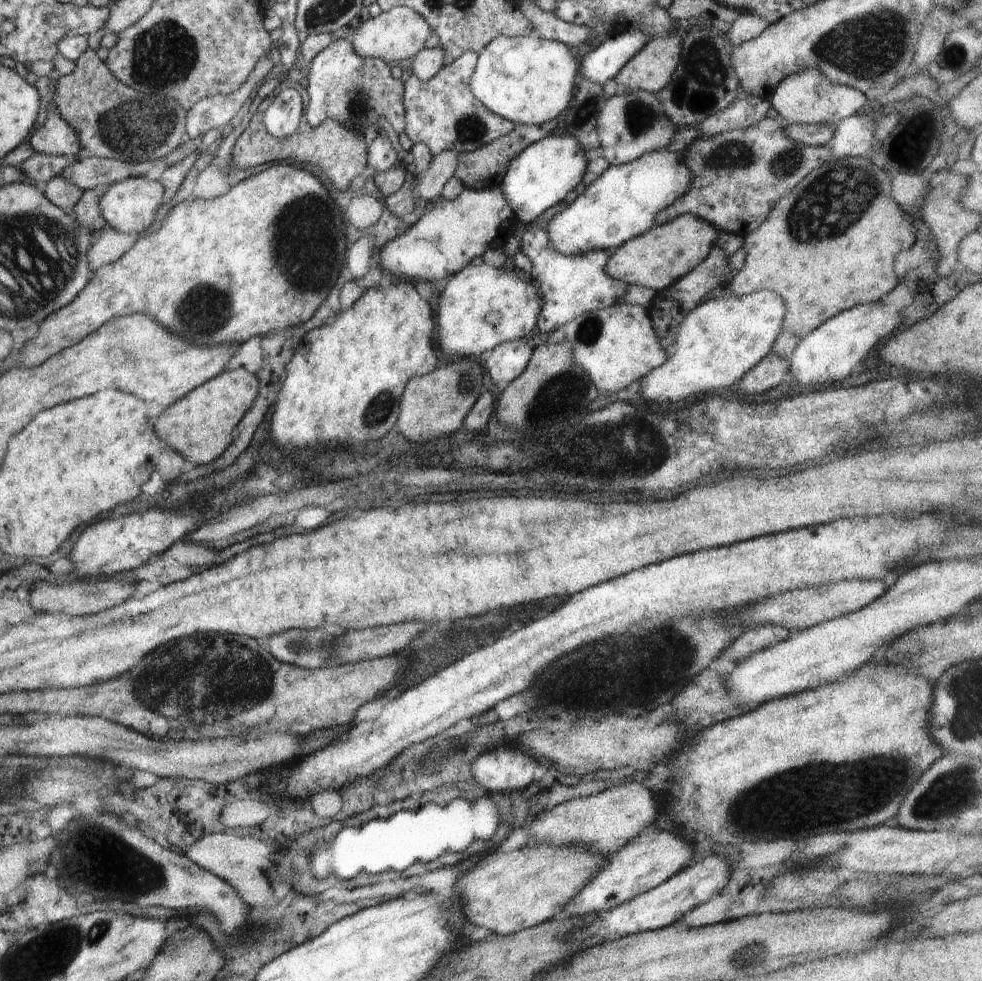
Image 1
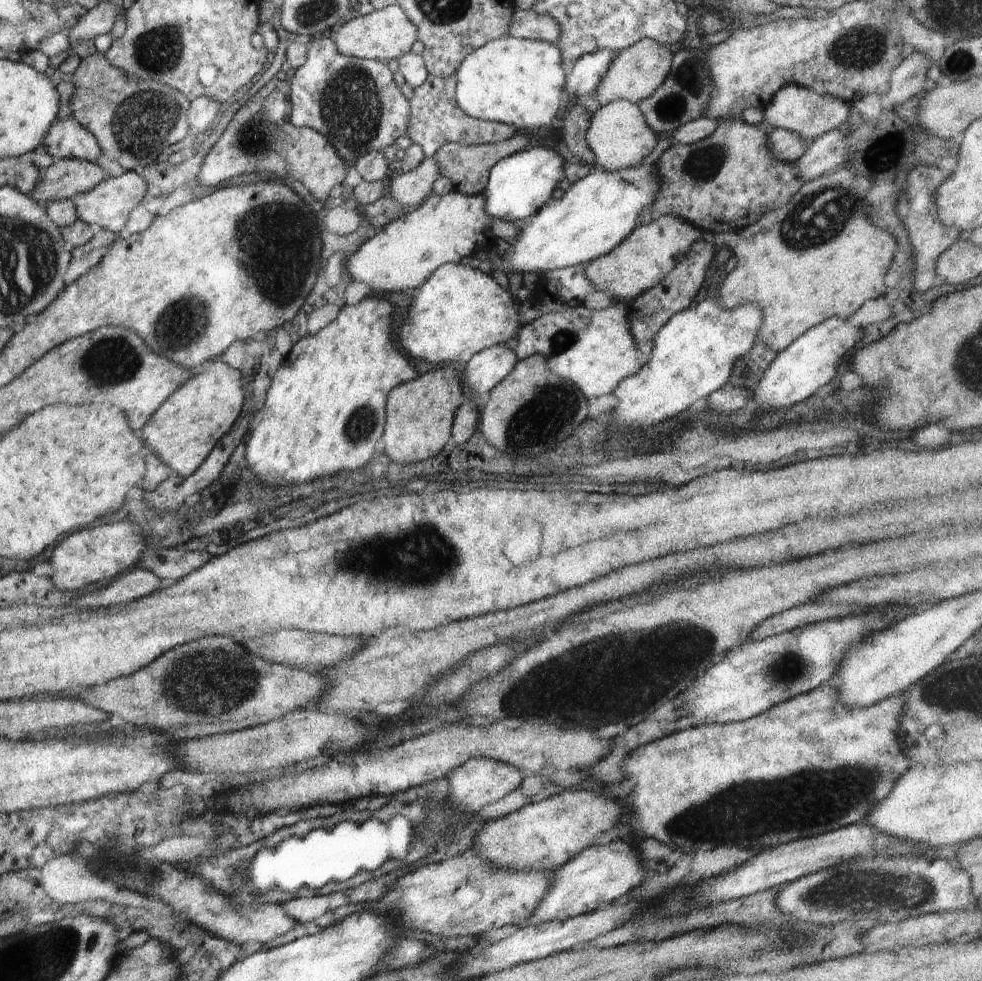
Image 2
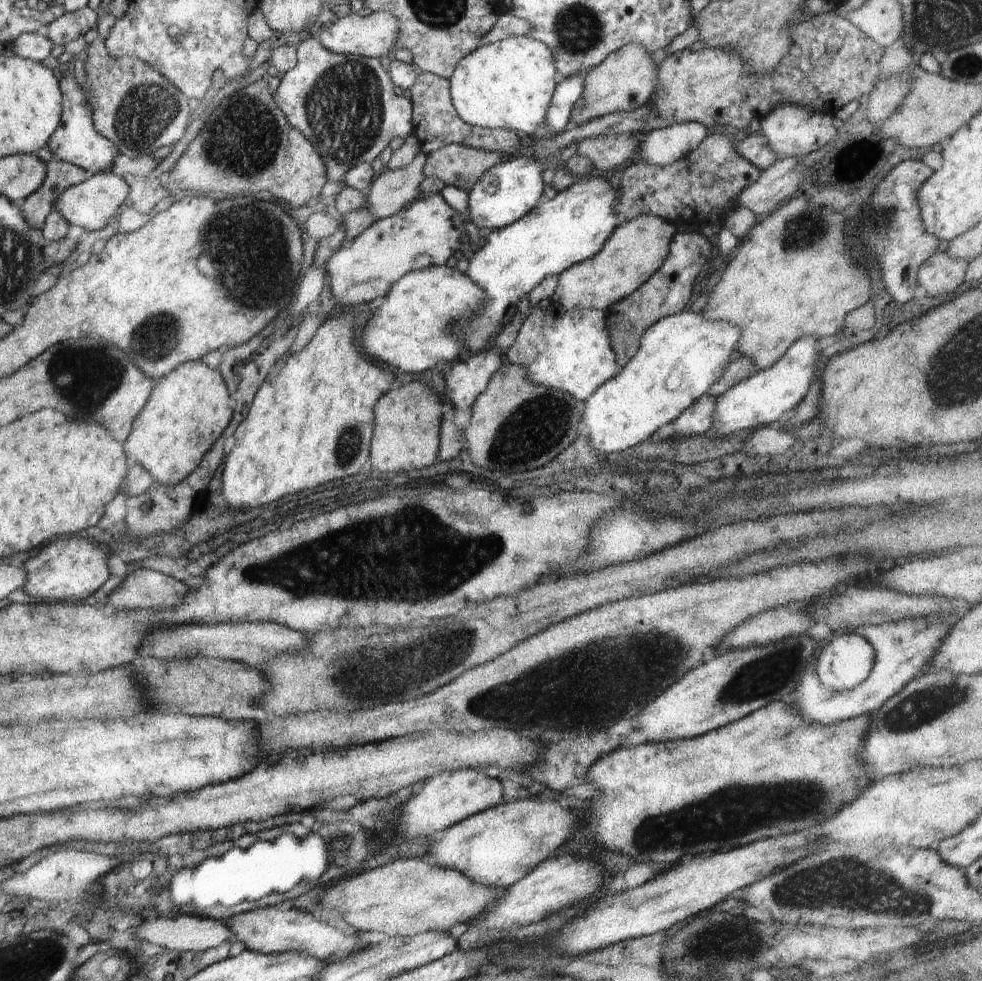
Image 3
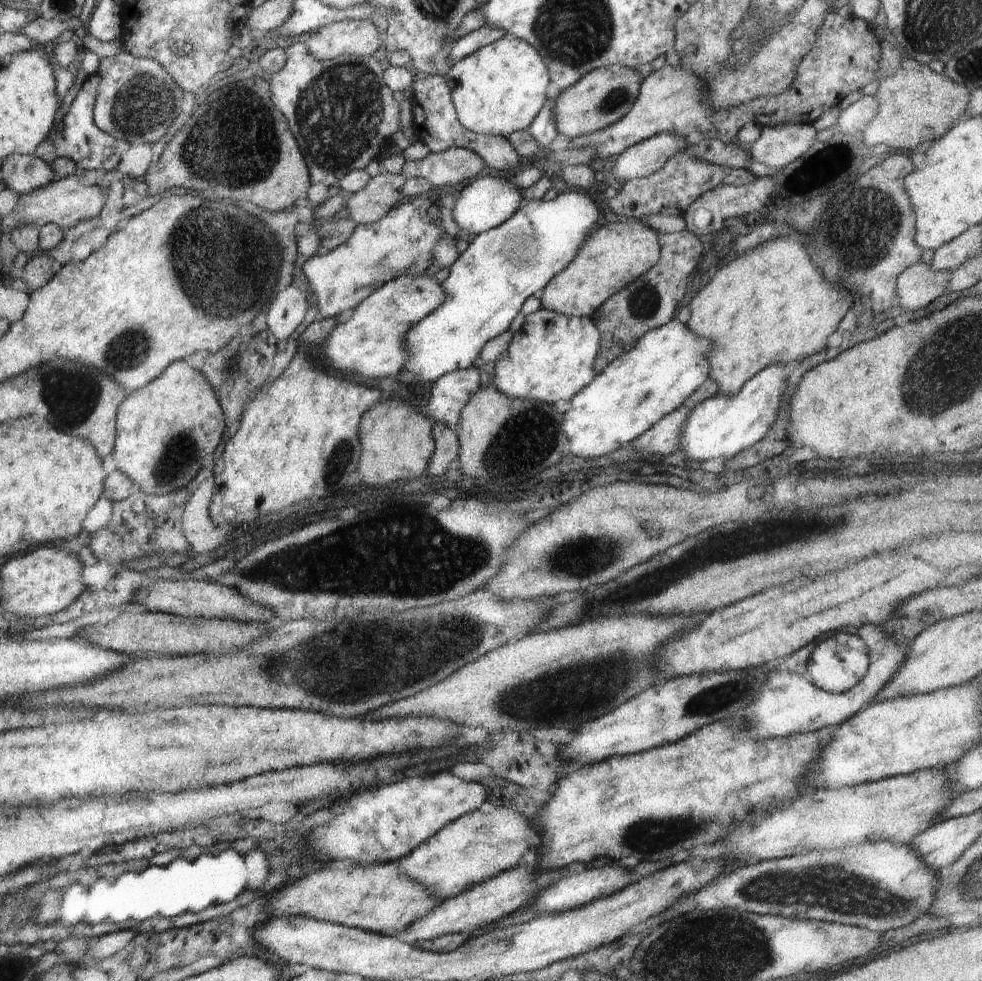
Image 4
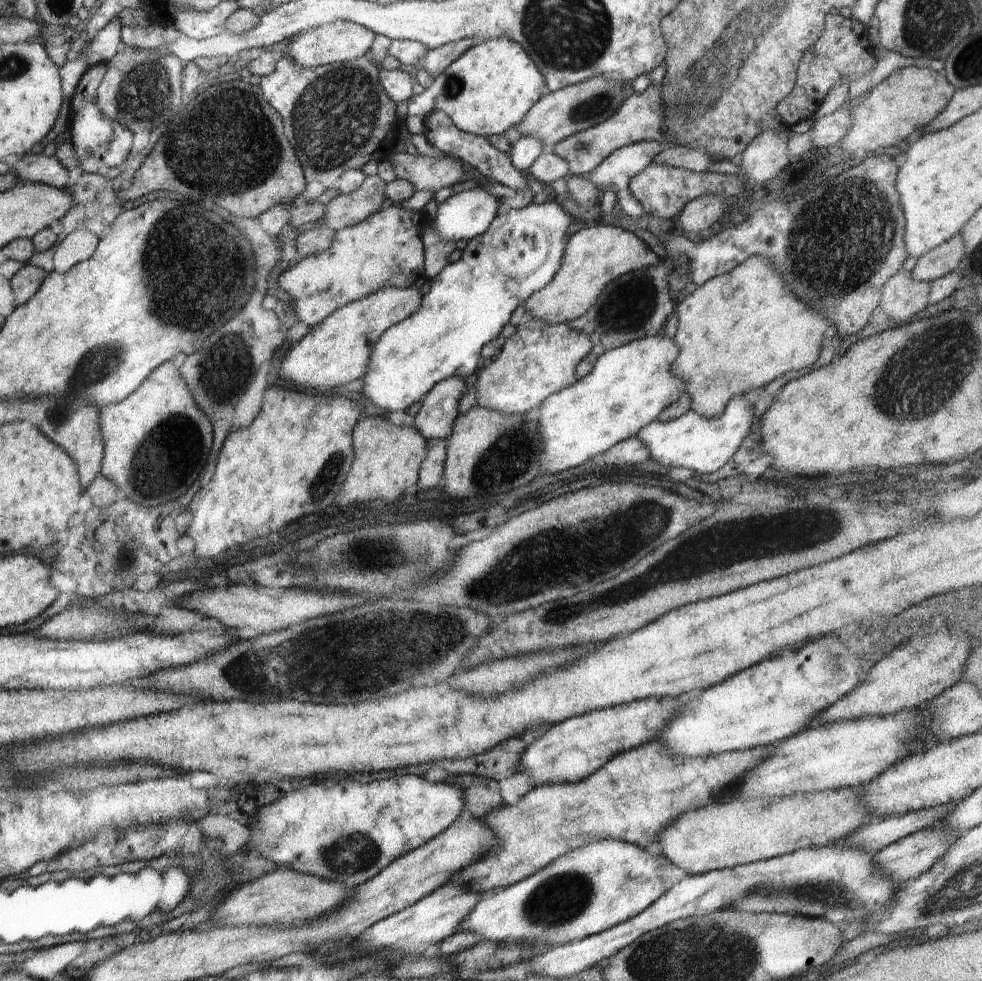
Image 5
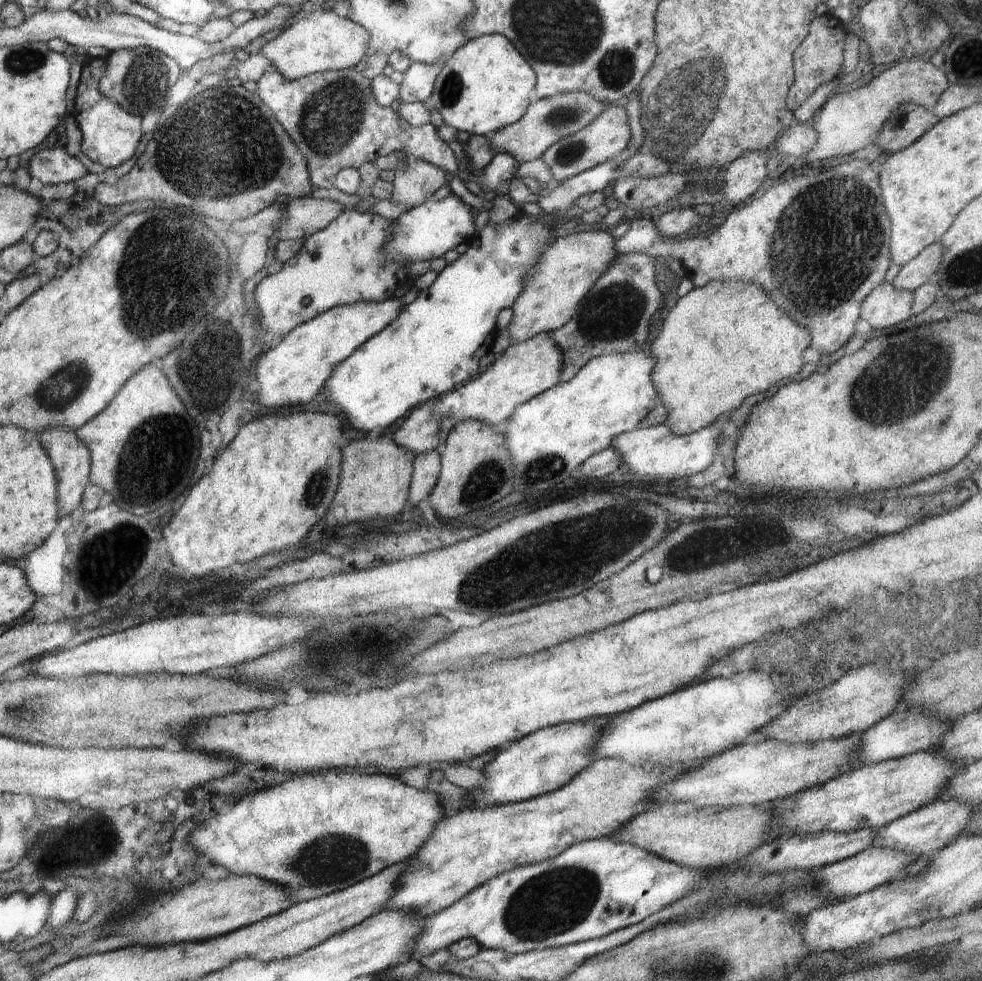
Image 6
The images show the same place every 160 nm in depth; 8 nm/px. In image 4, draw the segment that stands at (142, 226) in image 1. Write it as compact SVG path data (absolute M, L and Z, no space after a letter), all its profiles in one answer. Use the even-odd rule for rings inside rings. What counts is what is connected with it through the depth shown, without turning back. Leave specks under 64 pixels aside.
M70 175L63 179L54 179L48 186L40 187L29 195L21 195L18 206L2 219L4 234L8 235L12 227L20 225L56 224L61 229L75 227L78 223L95 219L106 207L107 196L102 187L86 185L78 175Z

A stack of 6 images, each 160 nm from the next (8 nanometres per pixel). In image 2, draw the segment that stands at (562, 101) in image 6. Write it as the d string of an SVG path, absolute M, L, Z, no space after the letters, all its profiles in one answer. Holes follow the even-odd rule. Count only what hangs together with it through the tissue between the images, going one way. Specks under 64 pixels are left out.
M643 39L629 48L619 50L607 69L608 73L604 74L601 84L597 87L600 105L618 100L638 103L649 98L668 77L673 54L674 47L659 44L653 39Z

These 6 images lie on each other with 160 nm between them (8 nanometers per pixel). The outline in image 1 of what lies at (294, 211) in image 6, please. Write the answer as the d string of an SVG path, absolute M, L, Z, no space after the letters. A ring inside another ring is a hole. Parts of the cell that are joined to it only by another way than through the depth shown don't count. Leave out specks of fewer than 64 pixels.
M443 151L432 155L425 174L416 177L415 191L422 200L437 200L441 198L444 184L454 177L458 158L455 151Z

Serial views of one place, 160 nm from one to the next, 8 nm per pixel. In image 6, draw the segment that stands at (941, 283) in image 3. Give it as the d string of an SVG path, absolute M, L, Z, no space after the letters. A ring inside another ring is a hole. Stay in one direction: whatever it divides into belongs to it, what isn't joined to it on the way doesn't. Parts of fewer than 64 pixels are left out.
M880 283L862 301L862 318L874 328L888 328L908 320L912 315L913 291L897 289L892 283Z

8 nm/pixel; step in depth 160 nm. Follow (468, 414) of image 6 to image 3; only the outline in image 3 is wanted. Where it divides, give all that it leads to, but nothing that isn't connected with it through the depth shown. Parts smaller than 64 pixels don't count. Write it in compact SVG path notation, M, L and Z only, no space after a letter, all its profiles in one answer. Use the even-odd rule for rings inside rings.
M540 304L524 317L517 338L508 349L508 358L514 364L521 364L533 383L585 401L621 369L611 345L605 311L588 307L566 310L560 305L551 312L543 311Z

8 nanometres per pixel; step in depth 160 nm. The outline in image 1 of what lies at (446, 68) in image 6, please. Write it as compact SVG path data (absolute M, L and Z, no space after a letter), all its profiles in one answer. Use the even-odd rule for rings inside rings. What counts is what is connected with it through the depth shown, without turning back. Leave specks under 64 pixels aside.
M498 36L480 53L468 88L488 112L515 125L541 126L569 108L579 64L569 47L556 40L531 36Z

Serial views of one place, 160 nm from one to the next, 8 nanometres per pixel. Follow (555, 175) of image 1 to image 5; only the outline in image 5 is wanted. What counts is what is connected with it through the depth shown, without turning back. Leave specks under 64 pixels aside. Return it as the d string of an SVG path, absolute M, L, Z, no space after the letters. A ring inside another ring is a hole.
M476 187L462 191L450 196L447 200L437 206L436 215L430 217L429 224L432 225L442 238L458 240L469 240L482 234L492 222L493 218L500 212L498 199L489 193L484 187Z

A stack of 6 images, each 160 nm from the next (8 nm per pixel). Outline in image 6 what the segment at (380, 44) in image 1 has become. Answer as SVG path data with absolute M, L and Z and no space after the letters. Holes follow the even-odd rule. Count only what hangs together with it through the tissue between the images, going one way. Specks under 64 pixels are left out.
M318 10L295 23L290 27L282 28L281 34L266 43L260 51L271 62L271 69L280 71L280 74L288 80L296 80L324 71L352 68L366 55L368 31L350 18L338 16L332 11Z

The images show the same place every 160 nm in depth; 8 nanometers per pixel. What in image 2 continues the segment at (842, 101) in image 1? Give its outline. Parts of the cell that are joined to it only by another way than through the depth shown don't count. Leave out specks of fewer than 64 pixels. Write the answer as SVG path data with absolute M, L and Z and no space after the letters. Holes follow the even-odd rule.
M787 85L775 94L765 109L765 120L772 128L782 127L794 131L810 142L828 131L848 125L853 110L852 104L836 100L834 96L817 94L805 87Z

